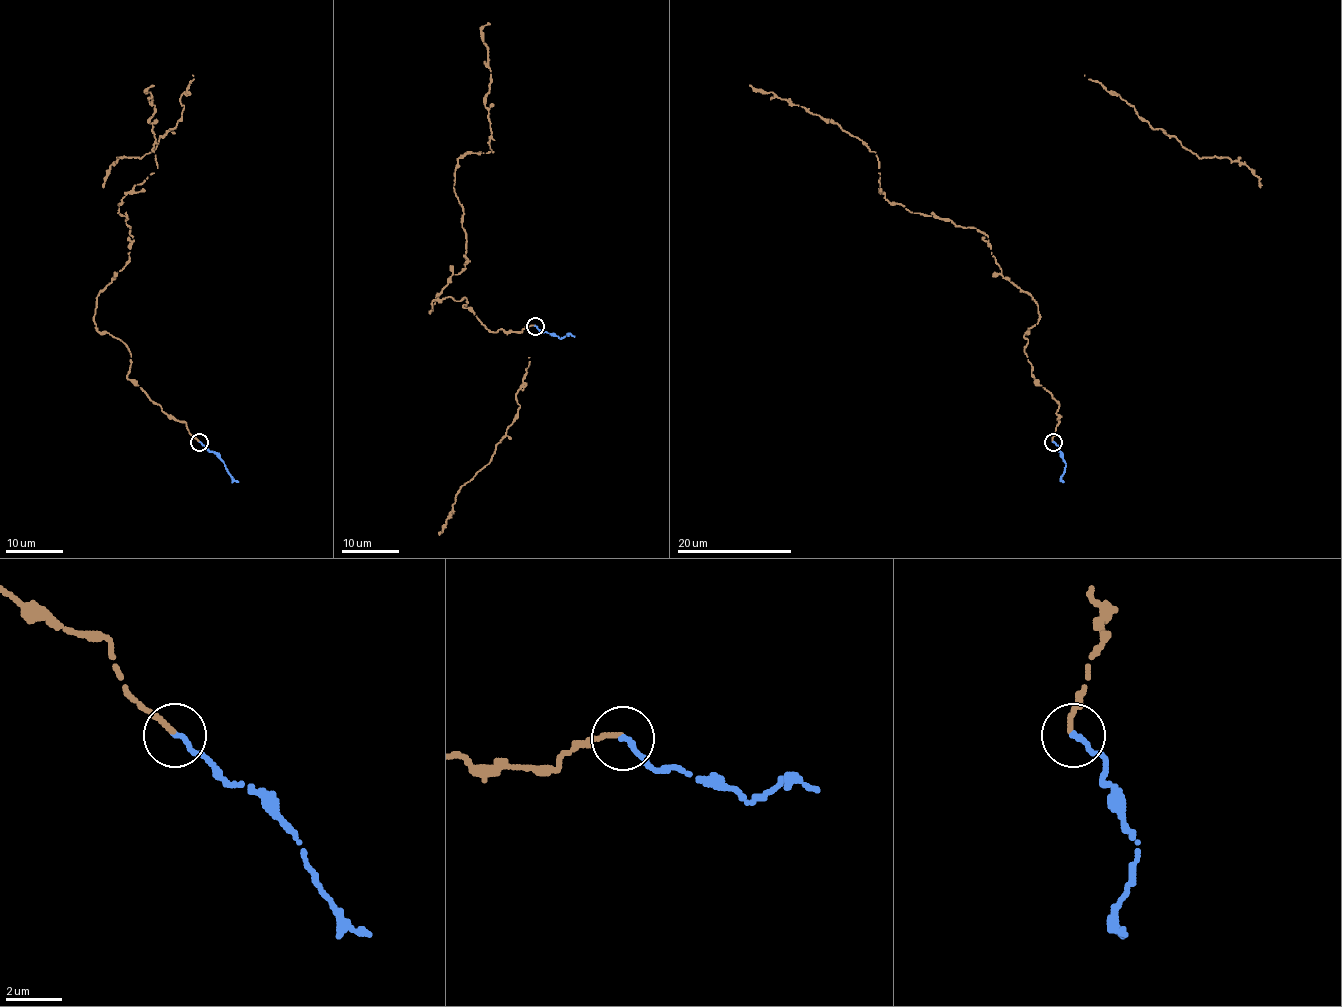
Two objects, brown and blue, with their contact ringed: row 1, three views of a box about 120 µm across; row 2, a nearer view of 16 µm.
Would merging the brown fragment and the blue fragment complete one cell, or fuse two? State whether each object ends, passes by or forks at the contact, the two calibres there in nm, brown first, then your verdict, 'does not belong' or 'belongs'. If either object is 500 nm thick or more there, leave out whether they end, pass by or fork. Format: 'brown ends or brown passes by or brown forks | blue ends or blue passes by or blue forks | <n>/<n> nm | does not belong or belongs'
brown ends | blue ends | 180/190 nm | belongs

